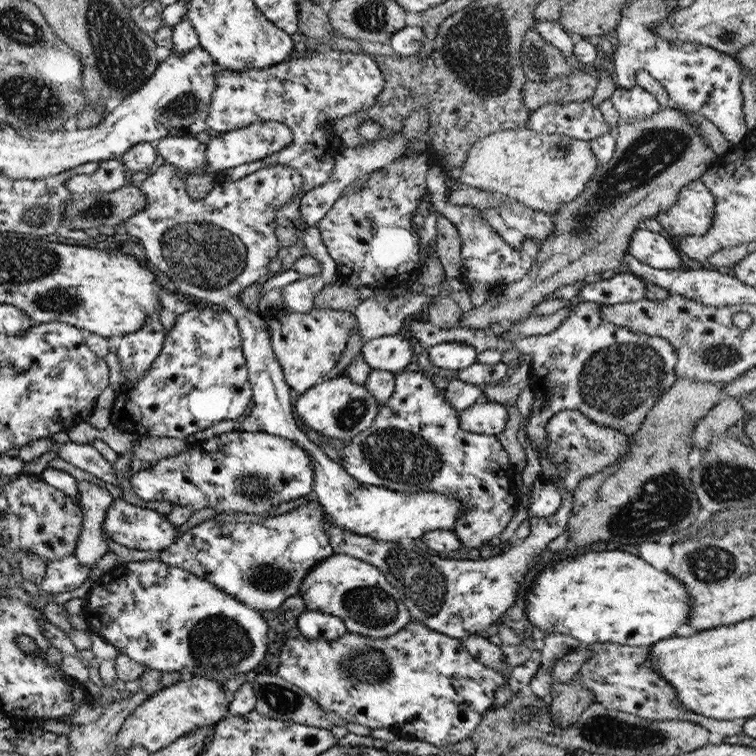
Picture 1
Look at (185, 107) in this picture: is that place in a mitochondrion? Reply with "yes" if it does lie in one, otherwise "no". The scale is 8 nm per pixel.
yes

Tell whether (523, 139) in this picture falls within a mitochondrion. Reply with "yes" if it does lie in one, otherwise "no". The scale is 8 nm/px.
no

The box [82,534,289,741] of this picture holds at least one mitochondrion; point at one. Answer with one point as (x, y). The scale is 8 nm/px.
(217, 643)

